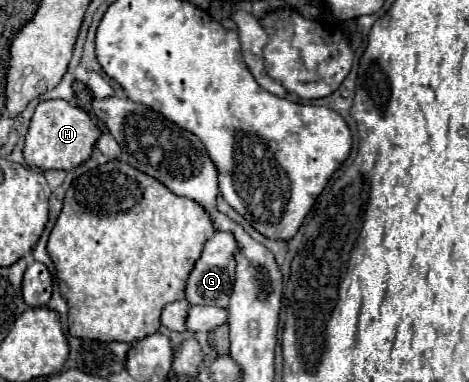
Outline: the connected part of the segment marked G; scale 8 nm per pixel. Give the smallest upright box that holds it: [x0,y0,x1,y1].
[186,231,236,309]

